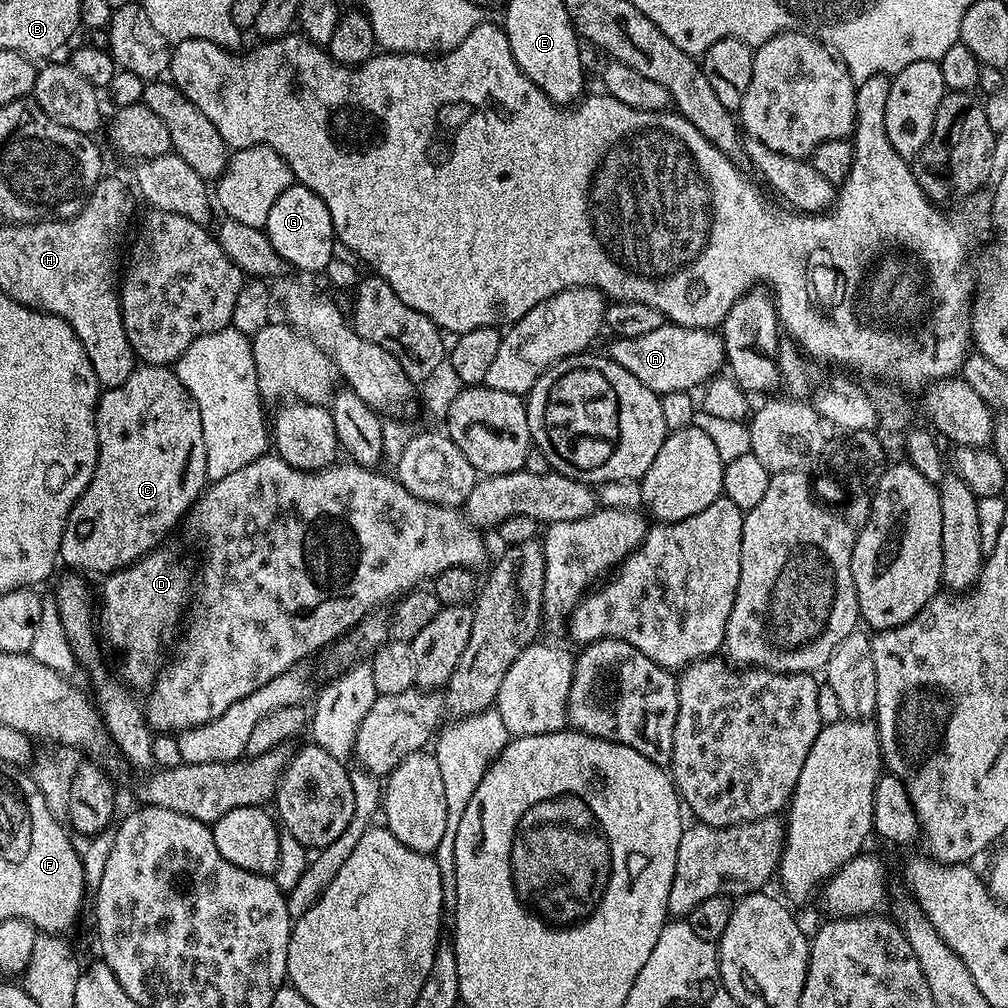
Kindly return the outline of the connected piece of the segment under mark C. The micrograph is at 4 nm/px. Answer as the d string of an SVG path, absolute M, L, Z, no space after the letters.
M158 364L138 366L130 374L130 378L126 378L126 382L122 382L122 386L101 391L100 400L96 404L96 437L100 443L96 469L86 486L86 490L77 498L70 510L66 530L62 534L62 542L60 543L59 559L65 560L72 567L69 569L79 570L84 574L89 574L88 572L107 574L117 572L119 568L129 568L135 560L140 560L149 552L161 547L167 541L164 539L171 534L172 527L180 519L181 523L189 515L192 505L200 499L201 492L209 483L208 467L206 466L206 442L202 434L202 414L198 414L198 402L194 402L190 390L186 390L186 386L182 386L182 382L176 377L176 373L171 367Z

